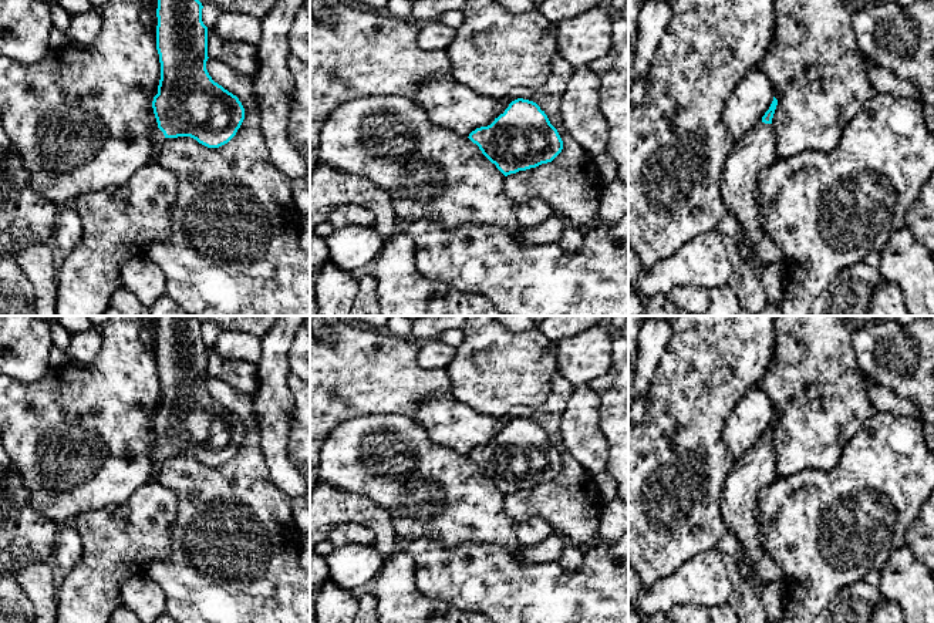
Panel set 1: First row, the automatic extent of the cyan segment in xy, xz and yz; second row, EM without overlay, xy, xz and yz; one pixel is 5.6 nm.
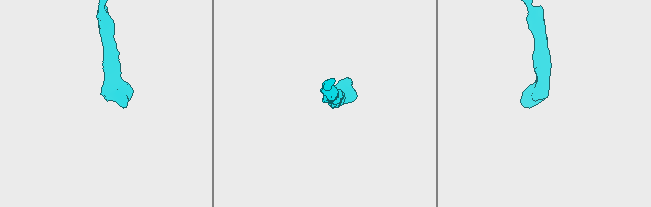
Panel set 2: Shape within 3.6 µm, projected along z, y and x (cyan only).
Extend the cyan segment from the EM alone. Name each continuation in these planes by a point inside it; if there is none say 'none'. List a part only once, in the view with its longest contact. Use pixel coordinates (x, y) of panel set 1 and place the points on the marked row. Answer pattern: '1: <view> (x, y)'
1: xy (158, 138)

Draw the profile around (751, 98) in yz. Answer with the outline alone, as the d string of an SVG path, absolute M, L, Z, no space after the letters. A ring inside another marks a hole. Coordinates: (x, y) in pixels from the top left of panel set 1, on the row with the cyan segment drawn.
M752 67L734 88L722 112L722 122L734 142L762 122L773 101L773 87L768 75Z

